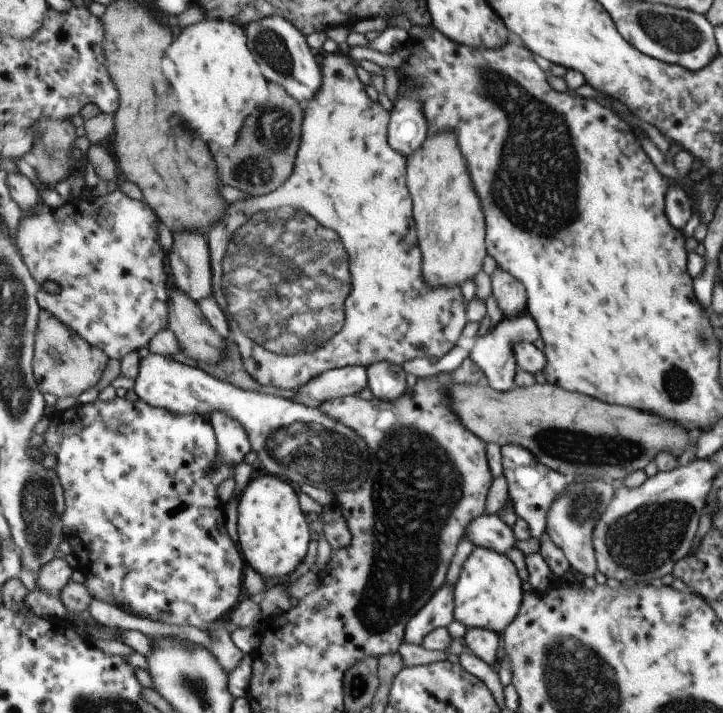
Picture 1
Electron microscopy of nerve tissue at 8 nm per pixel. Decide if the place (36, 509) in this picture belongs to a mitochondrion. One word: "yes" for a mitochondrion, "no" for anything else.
yes

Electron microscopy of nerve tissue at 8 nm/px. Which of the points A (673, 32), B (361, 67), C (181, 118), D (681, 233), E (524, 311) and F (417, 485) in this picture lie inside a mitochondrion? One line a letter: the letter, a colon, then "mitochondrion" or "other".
A: mitochondrion
B: other
C: other
D: other
E: other
F: mitochondrion

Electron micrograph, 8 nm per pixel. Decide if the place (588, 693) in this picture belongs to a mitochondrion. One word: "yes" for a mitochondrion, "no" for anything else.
yes

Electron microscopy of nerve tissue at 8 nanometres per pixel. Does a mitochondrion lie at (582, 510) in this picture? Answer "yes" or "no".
yes

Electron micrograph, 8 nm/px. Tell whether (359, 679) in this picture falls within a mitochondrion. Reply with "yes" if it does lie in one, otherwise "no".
yes

